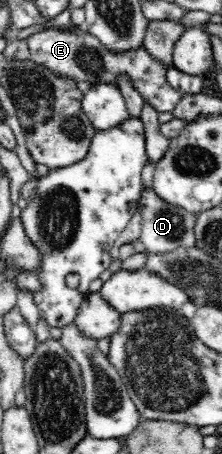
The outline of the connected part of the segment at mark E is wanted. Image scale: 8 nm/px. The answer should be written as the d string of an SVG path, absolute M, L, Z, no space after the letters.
M75 27L74 30L49 29L36 32L26 40L30 50L30 60L63 78L74 80L83 94L86 94L86 90L92 88L94 84L118 86L118 76L126 74L141 93L143 100L152 104L158 113L174 112L174 108L182 100L183 95L168 85L166 72L170 70L170 66L160 63L160 60L152 56L144 46L132 48L128 52L112 54L85 27Z

